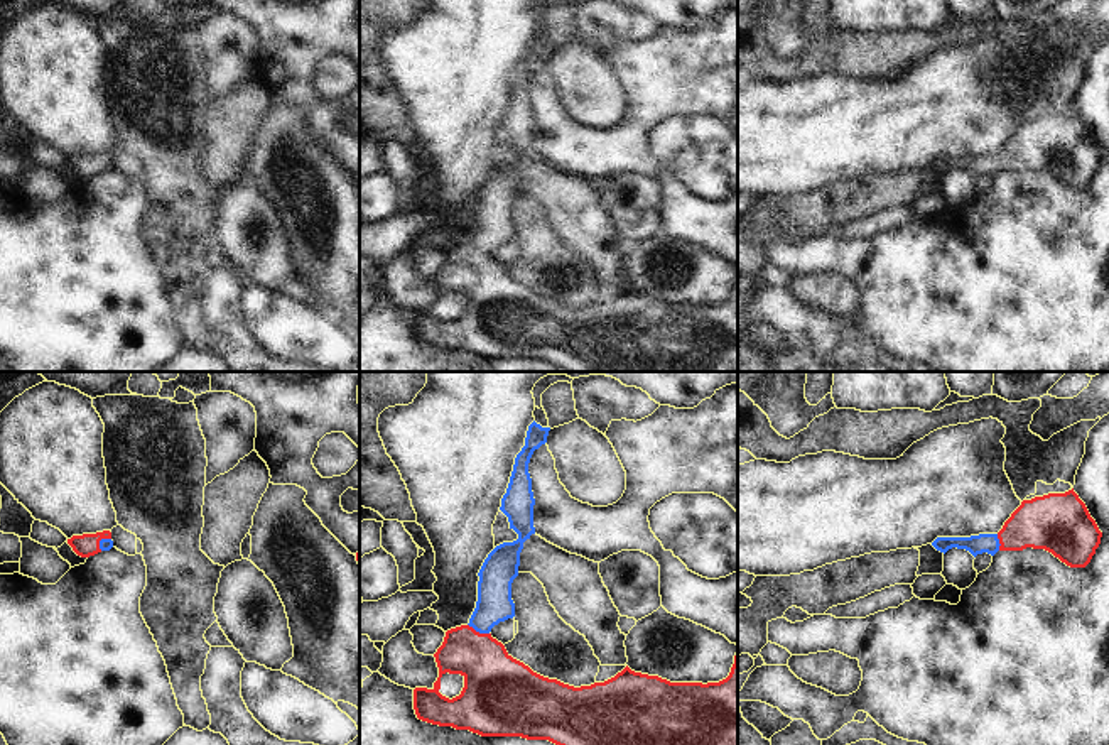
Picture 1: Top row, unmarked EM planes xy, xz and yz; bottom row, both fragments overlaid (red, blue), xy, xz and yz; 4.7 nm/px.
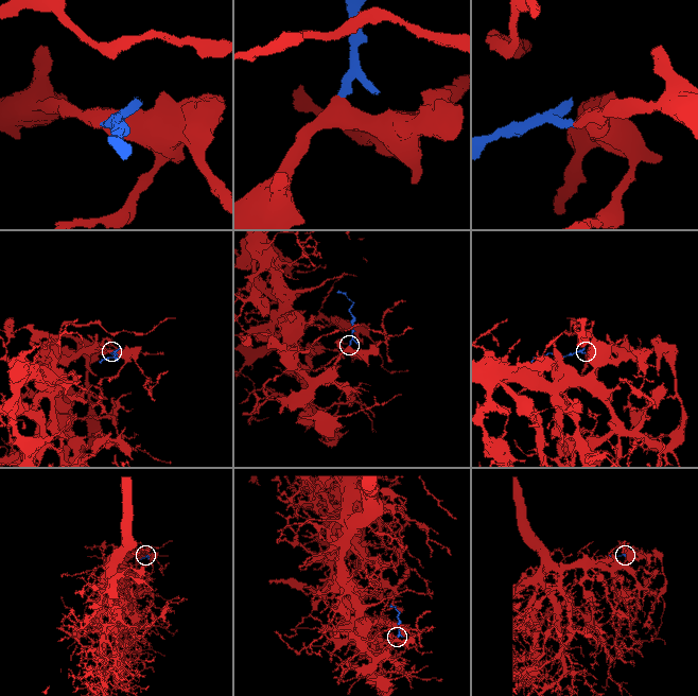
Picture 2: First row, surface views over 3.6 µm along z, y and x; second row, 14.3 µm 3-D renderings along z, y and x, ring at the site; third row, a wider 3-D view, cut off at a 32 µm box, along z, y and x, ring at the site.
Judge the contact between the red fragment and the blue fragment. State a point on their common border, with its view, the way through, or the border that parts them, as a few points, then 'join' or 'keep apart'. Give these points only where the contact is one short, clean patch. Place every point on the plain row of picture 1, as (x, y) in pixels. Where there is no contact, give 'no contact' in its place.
xz (478, 254) | across xz (493, 303), (478, 277), (478, 254), (481, 242), (495, 225) | join

